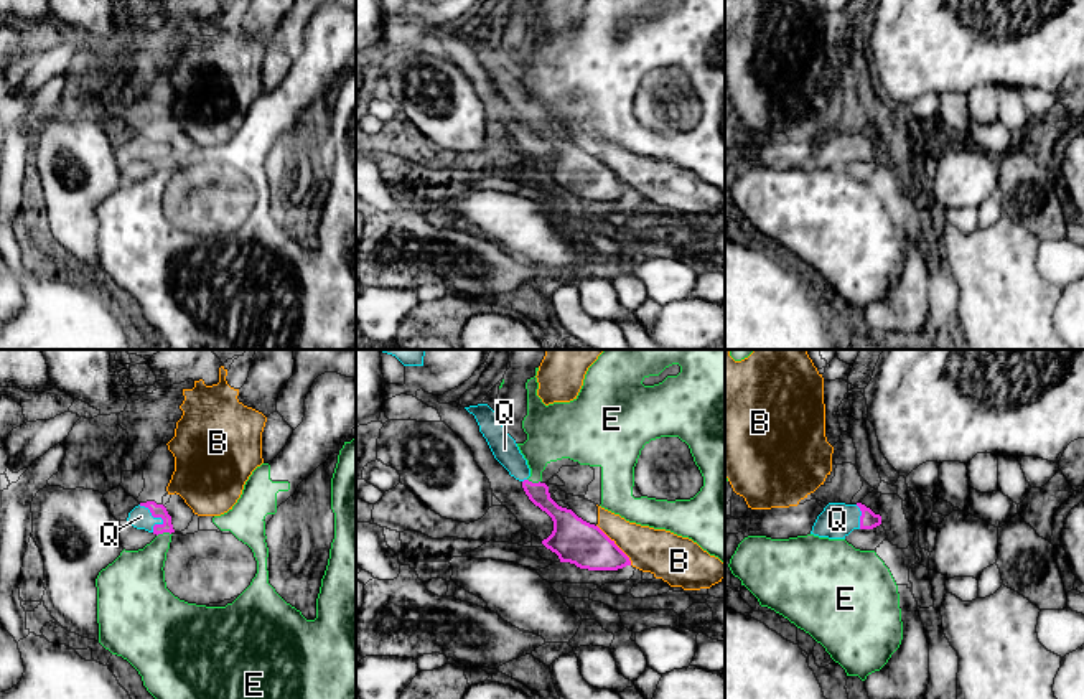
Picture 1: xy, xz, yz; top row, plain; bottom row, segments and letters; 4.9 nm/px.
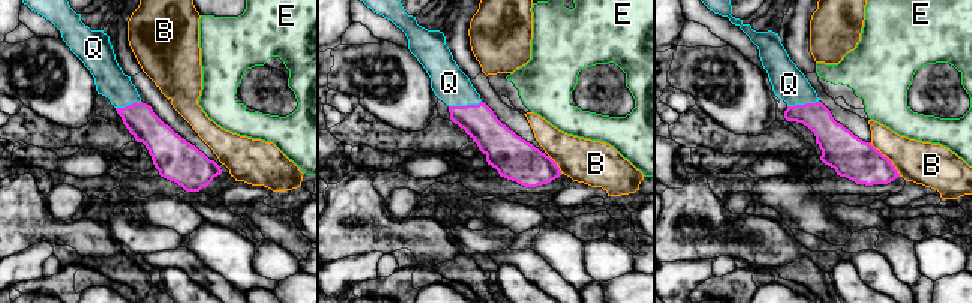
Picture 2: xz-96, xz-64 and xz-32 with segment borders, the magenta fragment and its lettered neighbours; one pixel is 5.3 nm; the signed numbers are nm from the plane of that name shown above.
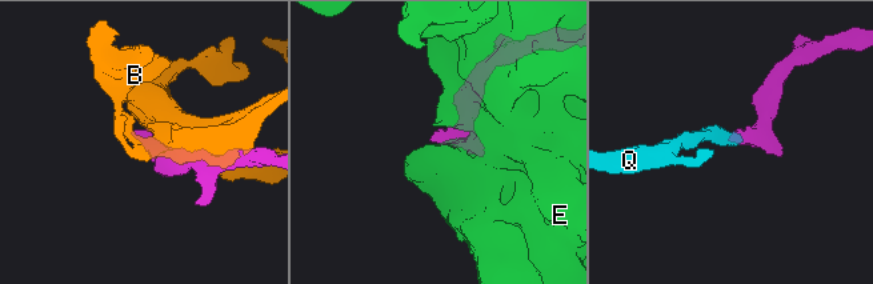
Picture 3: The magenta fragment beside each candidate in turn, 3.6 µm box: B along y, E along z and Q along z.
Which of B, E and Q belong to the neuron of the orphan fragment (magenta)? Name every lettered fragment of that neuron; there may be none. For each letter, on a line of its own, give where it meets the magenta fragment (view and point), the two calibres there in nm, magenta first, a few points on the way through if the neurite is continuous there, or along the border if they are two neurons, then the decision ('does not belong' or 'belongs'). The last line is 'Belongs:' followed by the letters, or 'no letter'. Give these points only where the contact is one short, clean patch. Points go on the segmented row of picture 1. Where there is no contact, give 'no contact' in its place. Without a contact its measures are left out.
B: xz (615, 544) | 220/220 nm | does not belong
E: xy (163, 531) | 60/240 nm | does not belong
Q: xy (152, 515) | 60/110 nm | across xy (157, 510), (152, 515), (140, 516) | belongs
Belongs: Q

